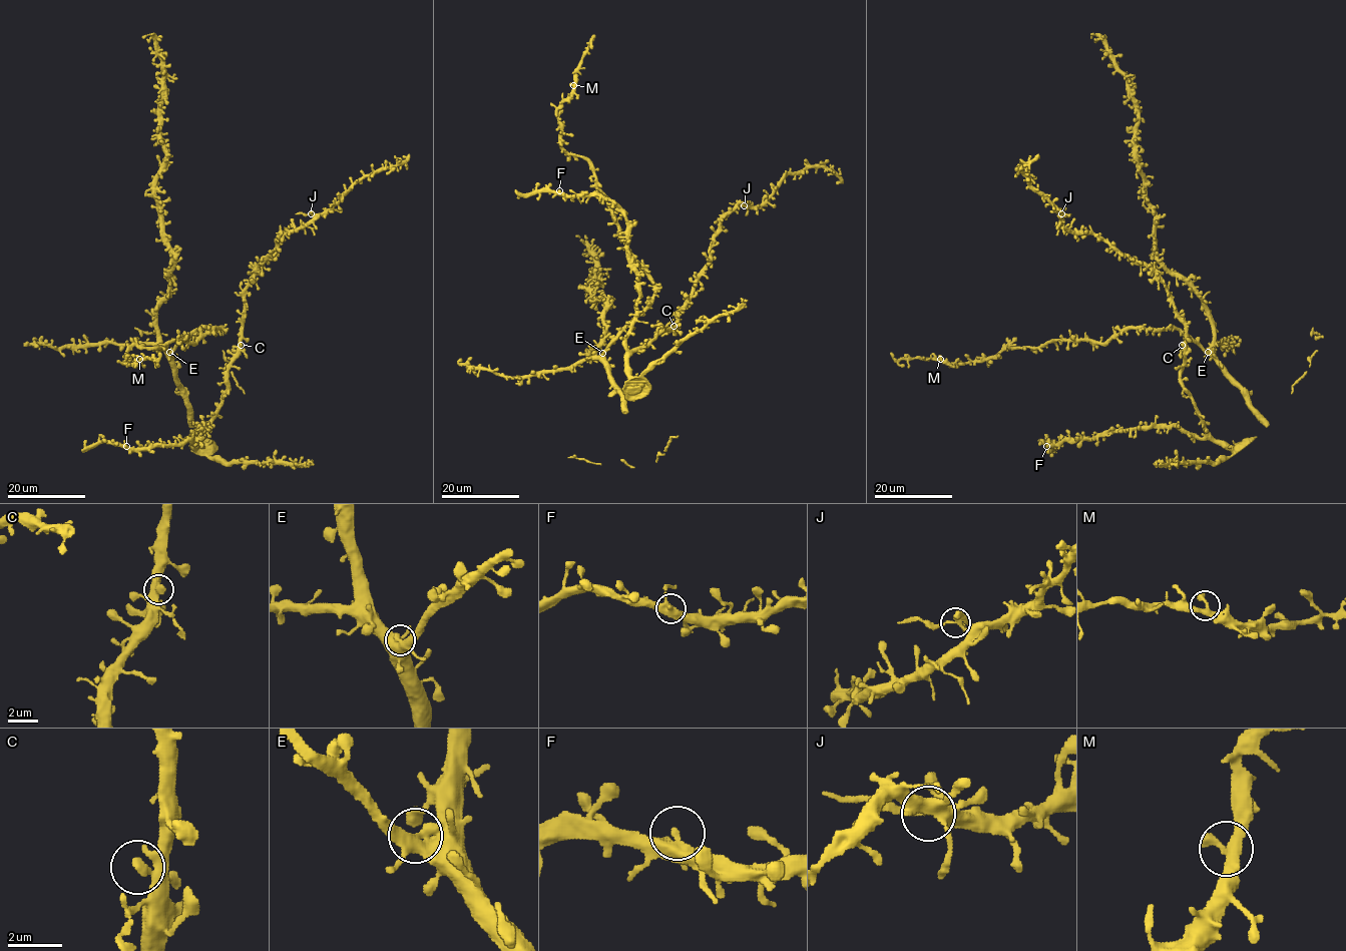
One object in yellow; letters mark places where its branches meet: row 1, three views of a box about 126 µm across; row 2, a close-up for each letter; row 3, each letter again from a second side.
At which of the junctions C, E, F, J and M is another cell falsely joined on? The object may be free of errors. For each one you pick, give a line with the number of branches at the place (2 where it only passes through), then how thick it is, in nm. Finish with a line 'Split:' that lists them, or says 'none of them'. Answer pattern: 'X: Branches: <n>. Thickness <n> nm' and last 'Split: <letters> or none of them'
J: Branches: 3. Thickness 300 nm
Split: J

